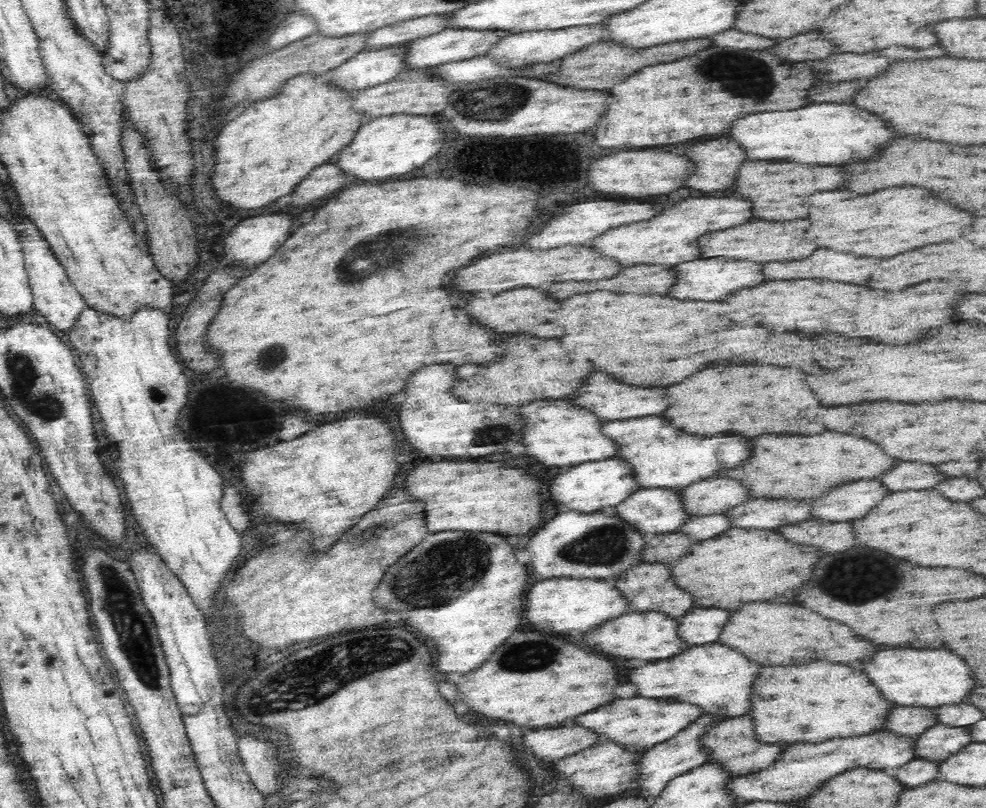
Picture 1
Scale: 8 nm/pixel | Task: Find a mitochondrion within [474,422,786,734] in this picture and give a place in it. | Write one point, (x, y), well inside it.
(609, 545)

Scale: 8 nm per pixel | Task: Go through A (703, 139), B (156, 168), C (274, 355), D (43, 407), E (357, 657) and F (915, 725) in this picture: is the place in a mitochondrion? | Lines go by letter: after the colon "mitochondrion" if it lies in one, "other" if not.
A: other
B: other
C: mitochondrion
D: mitochondrion
E: mitochondrion
F: other

